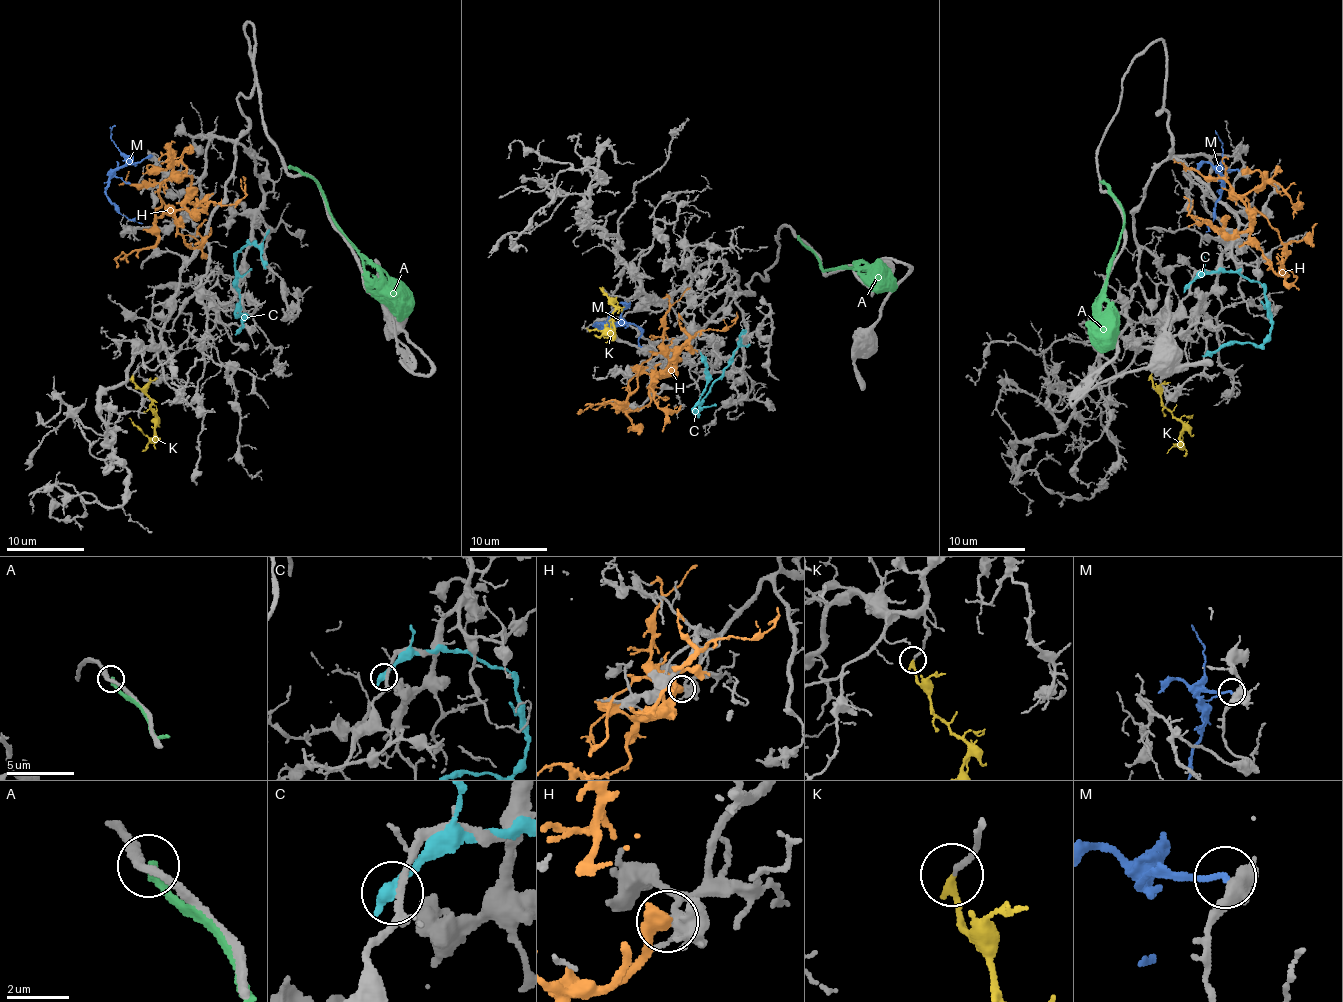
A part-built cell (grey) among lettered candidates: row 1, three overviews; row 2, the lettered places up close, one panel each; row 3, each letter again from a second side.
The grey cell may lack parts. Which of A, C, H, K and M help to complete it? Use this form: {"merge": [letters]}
{"merge": ["K"]}

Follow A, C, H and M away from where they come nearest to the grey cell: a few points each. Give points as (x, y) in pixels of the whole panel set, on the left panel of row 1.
A: (288, 168), (303, 172), (322, 191), (335, 225), (381, 274), (385, 280), (385, 299), (404, 320)
C: (265, 263), (257, 246), (250, 242), (235, 256), (237, 314), (243, 313), (235, 335)
H: (193, 148), (183, 151), (184, 173), (160, 186), (157, 239), (145, 249), (123, 253), (116, 260), (119, 267)
M: (150, 155), (121, 165), (109, 179), (105, 190), (109, 201), (122, 215), (143, 223)

